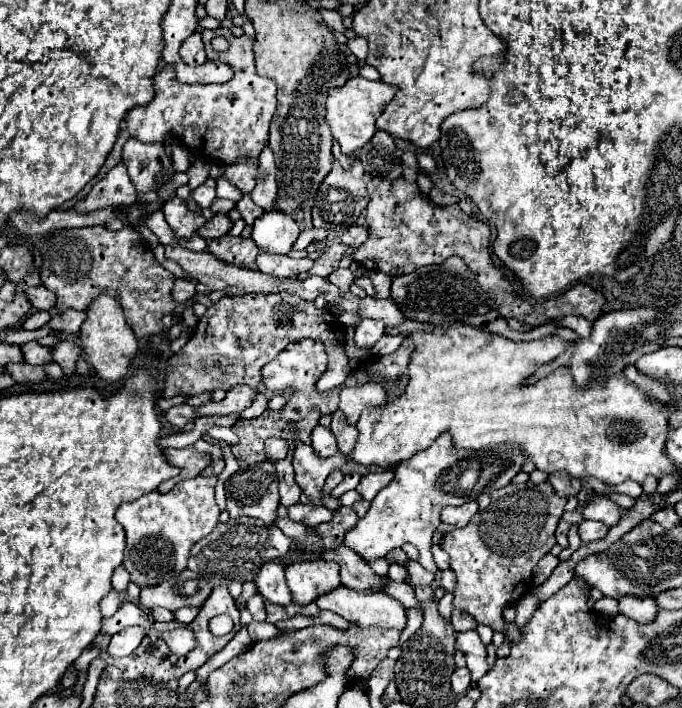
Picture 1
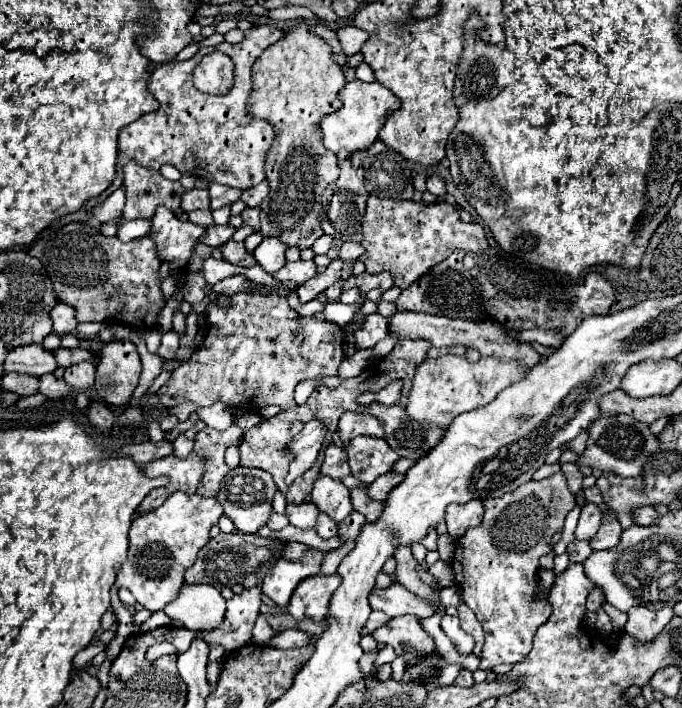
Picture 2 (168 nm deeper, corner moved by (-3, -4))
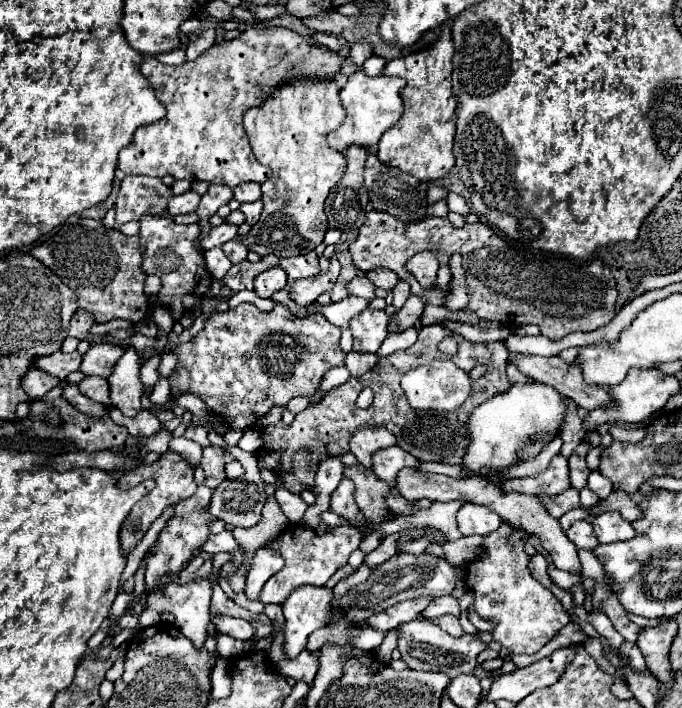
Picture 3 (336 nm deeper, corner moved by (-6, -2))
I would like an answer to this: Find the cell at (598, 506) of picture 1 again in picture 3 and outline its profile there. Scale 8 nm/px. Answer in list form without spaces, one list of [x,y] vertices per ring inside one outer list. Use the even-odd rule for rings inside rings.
[[[586,520],[574,522],[570,526],[570,530],[566,532],[566,536],[576,544],[576,548],[582,548],[582,550],[590,550],[592,552],[598,546],[598,540],[594,536],[594,528]]]

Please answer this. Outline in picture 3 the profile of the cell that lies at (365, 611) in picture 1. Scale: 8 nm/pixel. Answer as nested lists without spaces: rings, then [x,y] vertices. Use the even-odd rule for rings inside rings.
[[[412,620],[408,624],[400,626],[400,638],[398,638],[398,650],[402,654],[402,658],[406,660],[408,668],[412,670],[430,670],[430,672],[442,672],[446,674],[450,680],[456,678],[460,672],[462,674],[472,674],[476,668],[476,658],[482,650],[486,650],[488,646],[478,638],[478,636],[450,636],[446,632],[442,632],[440,628],[436,628],[434,624],[428,624],[424,620]]]

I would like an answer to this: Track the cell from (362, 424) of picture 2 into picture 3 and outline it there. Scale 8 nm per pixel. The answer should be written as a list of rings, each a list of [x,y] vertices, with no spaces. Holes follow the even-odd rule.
[[[360,428],[350,440],[350,452],[362,466],[372,468],[372,454],[394,444],[396,436],[392,436],[392,432],[388,432],[386,428]]]

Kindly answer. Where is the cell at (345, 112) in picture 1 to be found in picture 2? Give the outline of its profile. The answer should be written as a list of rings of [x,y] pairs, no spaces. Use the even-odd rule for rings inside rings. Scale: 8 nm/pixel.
[[[361,80],[347,82],[341,88],[339,98],[343,100],[343,106],[337,112],[327,114],[321,120],[323,144],[329,146],[329,150],[337,152],[337,154],[339,152],[353,154],[353,152],[359,152],[359,150],[367,150],[377,140],[377,134],[379,134],[381,126],[385,124],[387,116],[401,106],[399,98],[379,82],[371,82],[371,84],[361,82]]]

